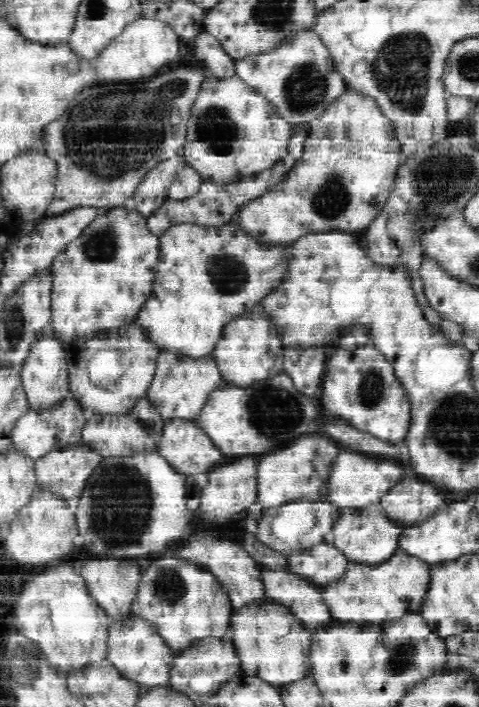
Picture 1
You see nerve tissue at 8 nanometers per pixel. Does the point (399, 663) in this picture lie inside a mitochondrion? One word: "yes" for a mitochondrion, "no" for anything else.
yes

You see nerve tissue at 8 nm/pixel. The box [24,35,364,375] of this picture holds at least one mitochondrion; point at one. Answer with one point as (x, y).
(120, 154)

